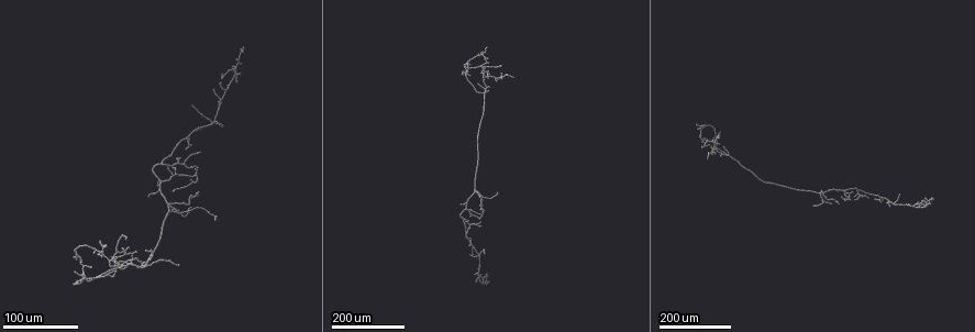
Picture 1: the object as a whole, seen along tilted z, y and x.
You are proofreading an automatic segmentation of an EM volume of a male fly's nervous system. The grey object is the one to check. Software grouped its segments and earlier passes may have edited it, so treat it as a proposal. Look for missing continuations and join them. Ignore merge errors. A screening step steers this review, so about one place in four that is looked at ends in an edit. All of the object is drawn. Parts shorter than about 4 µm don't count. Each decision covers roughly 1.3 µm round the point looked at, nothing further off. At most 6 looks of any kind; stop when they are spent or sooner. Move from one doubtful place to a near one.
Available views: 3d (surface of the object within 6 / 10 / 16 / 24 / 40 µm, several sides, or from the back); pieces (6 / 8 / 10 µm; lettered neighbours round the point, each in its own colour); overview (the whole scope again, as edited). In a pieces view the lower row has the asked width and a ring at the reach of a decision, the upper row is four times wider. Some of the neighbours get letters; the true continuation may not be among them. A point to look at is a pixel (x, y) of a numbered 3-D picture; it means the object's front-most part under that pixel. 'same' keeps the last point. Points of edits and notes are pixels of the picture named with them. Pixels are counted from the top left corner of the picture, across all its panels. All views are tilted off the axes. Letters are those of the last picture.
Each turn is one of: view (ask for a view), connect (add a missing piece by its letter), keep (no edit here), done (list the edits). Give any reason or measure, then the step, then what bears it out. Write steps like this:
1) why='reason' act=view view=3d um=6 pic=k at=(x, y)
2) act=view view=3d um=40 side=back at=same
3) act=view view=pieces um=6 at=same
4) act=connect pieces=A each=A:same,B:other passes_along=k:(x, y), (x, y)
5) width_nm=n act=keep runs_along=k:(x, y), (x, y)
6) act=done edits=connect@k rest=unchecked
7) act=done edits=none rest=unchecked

why='long arm stops here' act=view view=3d um=40 pic=1 at=(696, 123)

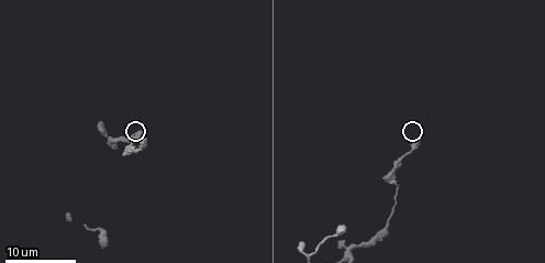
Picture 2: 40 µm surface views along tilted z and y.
act=view view=pieces um=8 pic=2 at=(145, 139)

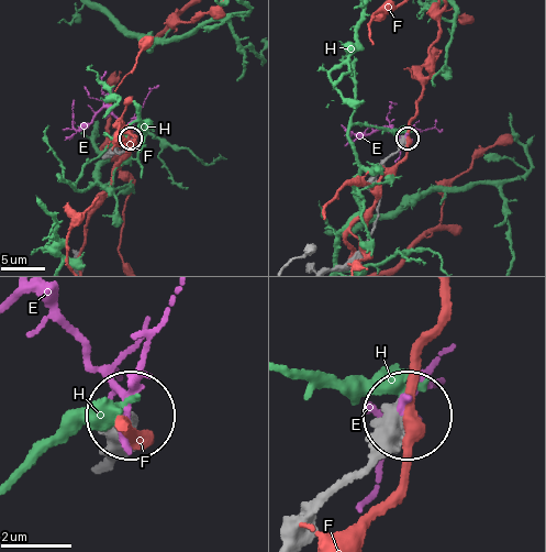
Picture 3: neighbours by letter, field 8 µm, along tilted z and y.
act=keep each=E:other,F:other,H:other runs_along=3:(293, 531), (403, 420) found='no lettered piece goes on from it'

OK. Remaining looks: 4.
why='branch stops here' act=view view=3d um=24 pic=1 at=(136, 250)

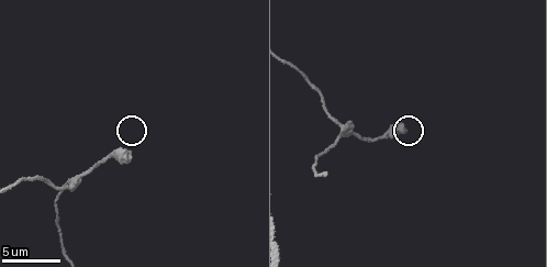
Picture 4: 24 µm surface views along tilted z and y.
why='zoom in' act=view view=3d um=10 pic=4 at=(130, 154)

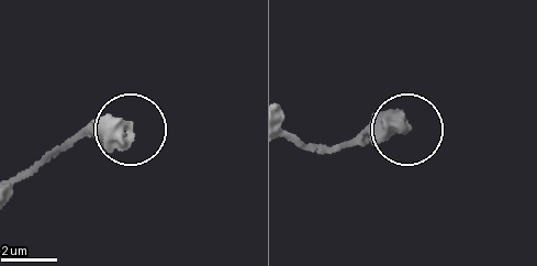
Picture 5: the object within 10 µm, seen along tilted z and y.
act=view view=pieces um=10 pic=5 at=(126, 126)

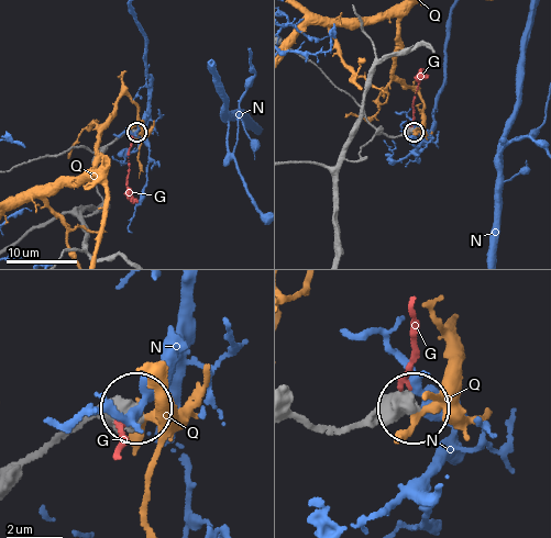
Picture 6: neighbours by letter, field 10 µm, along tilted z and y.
act=connect pieces=G each=G:same,N:other,Q:other found='it goes on there'

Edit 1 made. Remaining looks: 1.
act=done edits=connect@6 rest=unchecked

